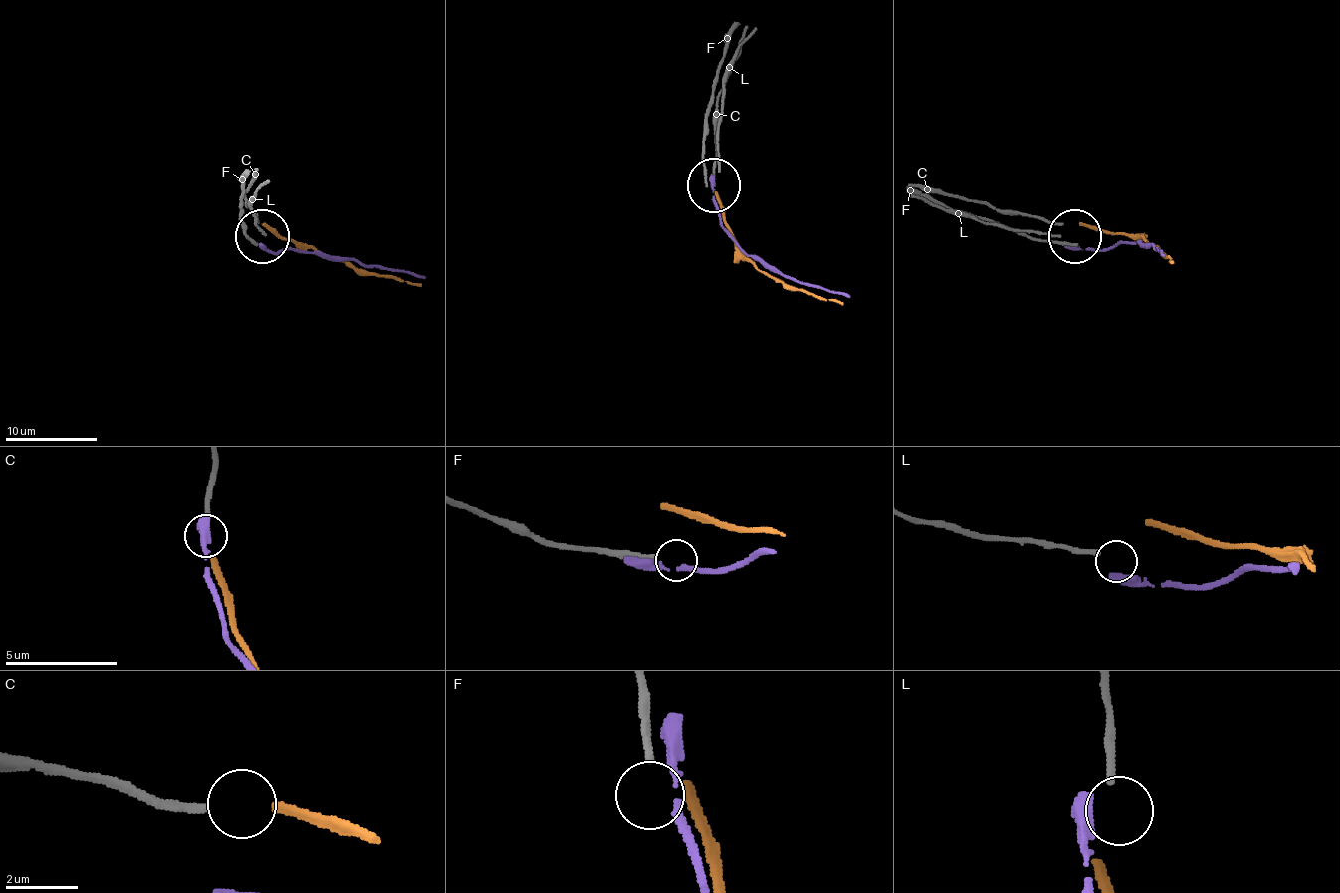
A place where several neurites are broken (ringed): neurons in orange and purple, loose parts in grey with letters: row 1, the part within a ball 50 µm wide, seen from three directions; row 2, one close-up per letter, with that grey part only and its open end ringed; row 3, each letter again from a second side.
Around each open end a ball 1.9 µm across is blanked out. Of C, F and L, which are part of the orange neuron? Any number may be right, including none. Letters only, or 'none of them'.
none of them

